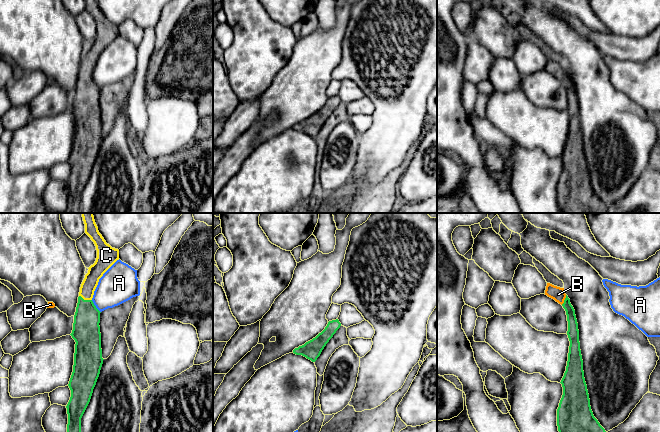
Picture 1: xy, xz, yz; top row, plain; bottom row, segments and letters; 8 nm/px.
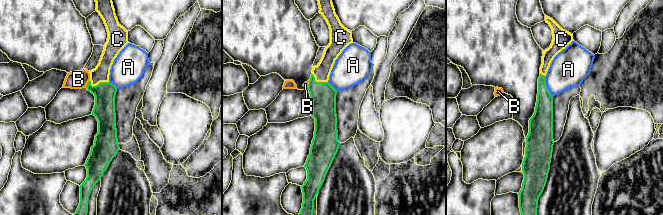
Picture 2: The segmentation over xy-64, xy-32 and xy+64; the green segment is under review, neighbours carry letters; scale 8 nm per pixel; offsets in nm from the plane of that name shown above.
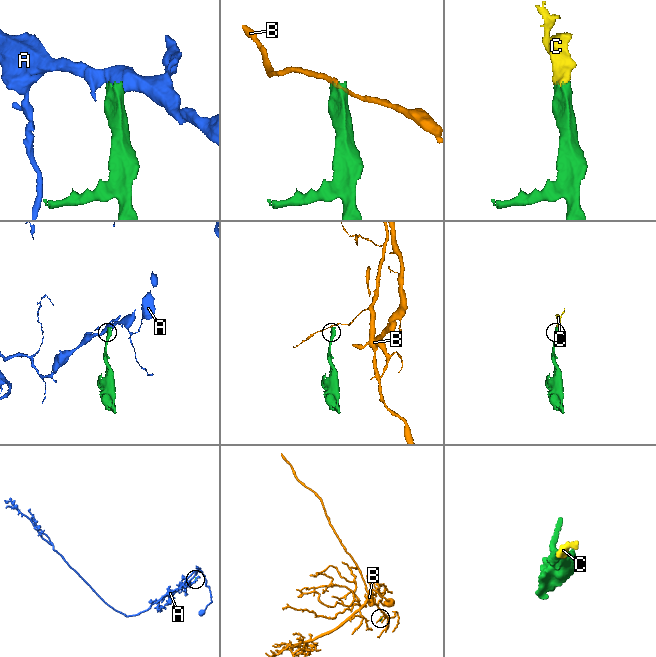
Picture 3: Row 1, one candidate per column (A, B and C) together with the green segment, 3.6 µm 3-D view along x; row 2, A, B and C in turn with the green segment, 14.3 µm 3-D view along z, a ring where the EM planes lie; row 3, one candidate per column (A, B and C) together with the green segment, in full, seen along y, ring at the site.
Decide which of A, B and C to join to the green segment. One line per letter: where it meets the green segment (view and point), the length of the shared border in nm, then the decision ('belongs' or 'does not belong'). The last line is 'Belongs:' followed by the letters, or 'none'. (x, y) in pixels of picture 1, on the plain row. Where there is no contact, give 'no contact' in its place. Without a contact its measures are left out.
A: xy (95, 82) | 130 nm | does not belong
B: yz (564, 76) | 90 nm | does not belong
C: xy (85, 76) | 110 nm | belongs
Belongs: C

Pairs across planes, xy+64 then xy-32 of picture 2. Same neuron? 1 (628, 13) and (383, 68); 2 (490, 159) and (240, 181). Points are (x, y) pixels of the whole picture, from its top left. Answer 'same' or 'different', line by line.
1: same
2: different

